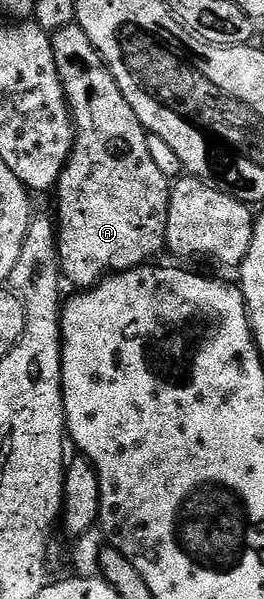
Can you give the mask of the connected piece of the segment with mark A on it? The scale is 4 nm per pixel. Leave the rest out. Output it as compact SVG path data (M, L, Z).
M78 24L67 25L61 29L55 30L51 34L52 50L54 51L54 63L58 67L58 75L60 82L64 88L64 94L68 100L68 110L72 113L72 124L76 126L76 141L72 144L72 154L68 157L68 161L64 164L64 170L60 176L60 180L56 182L54 196L56 196L56 213L60 216L60 225L58 221L58 236L55 238L55 248L60 251L60 272L63 280L68 281L72 285L77 285L77 290L83 291L97 285L99 281L114 273L124 273L127 269L138 269L142 265L149 264L160 252L165 252L166 242L168 240L168 200L172 194L170 188L170 179L166 175L162 175L162 171L158 171L158 166L154 163L154 158L150 155L150 147L148 146L148 130L144 128L144 124L138 119L138 115L134 115L134 107L130 107L130 103L126 103L126 95L122 95L122 91L118 87L118 83L114 79L114 75L108 69L108 65L102 59L102 55L94 47L94 43L90 43L90 35L86 35L86 31L82 31L82 27Z

